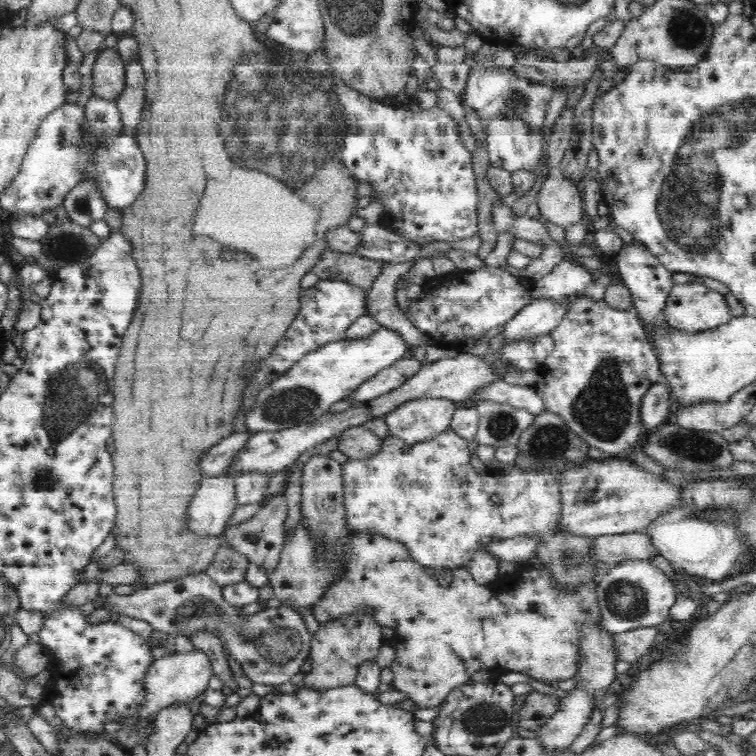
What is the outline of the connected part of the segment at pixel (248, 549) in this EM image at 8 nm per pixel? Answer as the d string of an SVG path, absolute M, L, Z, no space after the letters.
M279 493L265 499L262 503L264 508L261 508L247 521L226 528L222 535L224 540L229 543L234 555L246 557L249 564L263 568L270 576L282 556L282 546L284 546L284 536L286 535L284 521L286 520L287 502L284 494Z

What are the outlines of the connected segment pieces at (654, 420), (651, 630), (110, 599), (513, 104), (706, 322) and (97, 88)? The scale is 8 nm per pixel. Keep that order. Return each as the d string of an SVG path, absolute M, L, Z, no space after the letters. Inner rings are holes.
M663 382L654 384L640 402L644 430L656 430L673 417L671 391Z
M656 626L640 628L638 631L631 631L622 635L614 635L613 643L617 660L634 663L640 660L658 636Z
M206 573L152 584L131 595L113 593L106 596L106 610L114 610L137 621L144 620L154 630L170 637L178 632L193 636L202 628L220 634L220 642L253 684L286 684L294 674L301 672L302 664L311 654L313 636L308 633L300 612L281 605L276 608L266 606L250 616L240 616L238 607L224 600L221 586Z
M470 67L470 74L462 96L464 108L474 110L484 120L519 118L525 120L527 129L540 135L550 100L555 93L548 82L532 82L518 77L511 70L497 67Z
M697 282L675 283L672 286L664 306L664 316L671 328L683 332L712 331L720 327L720 324L726 324L733 317L730 315L730 308L724 295Z
M102 47L92 71L93 95L106 100L116 100L124 88L125 65L118 52Z

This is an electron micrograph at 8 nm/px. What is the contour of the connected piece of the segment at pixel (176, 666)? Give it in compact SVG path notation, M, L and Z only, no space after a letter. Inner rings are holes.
M195 649L190 652L165 655L160 659L152 661L145 674L146 696L141 702L140 708L133 716L136 720L150 720L154 718L160 710L174 706L174 704L182 704L182 702L190 702L208 688L208 680L212 678L213 670L209 656L203 651Z

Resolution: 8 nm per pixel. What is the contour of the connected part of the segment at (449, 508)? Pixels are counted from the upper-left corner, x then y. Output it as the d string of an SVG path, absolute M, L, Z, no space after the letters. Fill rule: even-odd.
M452 428L448 432L441 433L440 436L436 436L435 439L424 441L423 443L414 444L409 446L402 440L396 438L396 436L389 435L387 438L382 439L382 448L380 452L376 452L374 456L370 456L368 460L354 460L348 458L347 462L342 464L343 479L345 484L345 503L347 512L347 527L353 534L360 531L372 531L380 533L380 535L388 536L390 539L396 539L402 541L404 545L408 547L412 558L419 562L423 567L427 569L431 568L465 568L466 564L475 555L480 544L482 544L482 538L484 536L490 536L490 538L510 539L515 536L528 535L530 537L540 537L540 543L536 548L536 557L542 560L542 567L548 571L552 571L554 574L554 580L560 591L567 591L568 588L578 587L580 584L596 583L598 576L595 572L595 564L592 563L591 555L588 552L591 550L592 536L575 536L569 534L569 532L561 532L561 528L557 526L561 515L561 486L557 475L548 472L547 470L525 470L520 468L514 463L514 466L508 470L508 472L489 474L477 472L472 465L470 465L470 452L469 443L464 440L456 432L452 431ZM492 496L500 497L500 503L498 505L491 502Z

